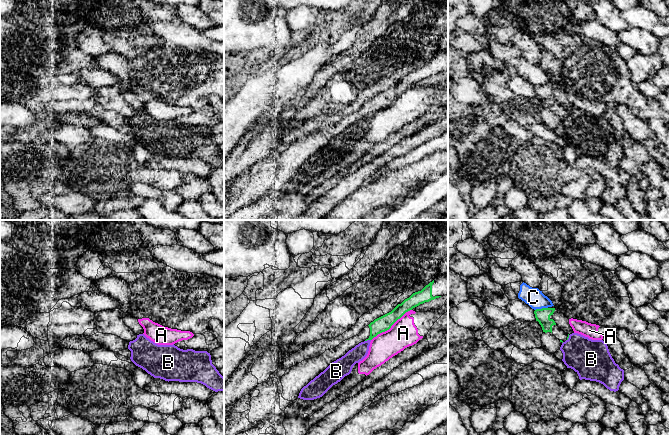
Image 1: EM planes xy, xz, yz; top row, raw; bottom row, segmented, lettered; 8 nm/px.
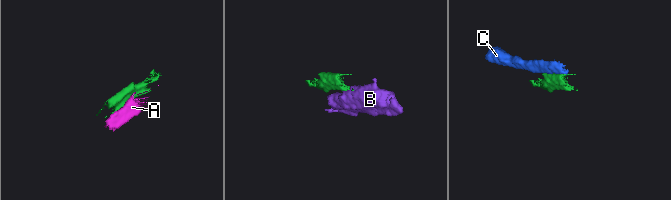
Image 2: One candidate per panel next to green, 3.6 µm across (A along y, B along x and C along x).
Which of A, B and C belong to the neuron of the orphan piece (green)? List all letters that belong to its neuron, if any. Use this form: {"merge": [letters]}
{"merge": []}

